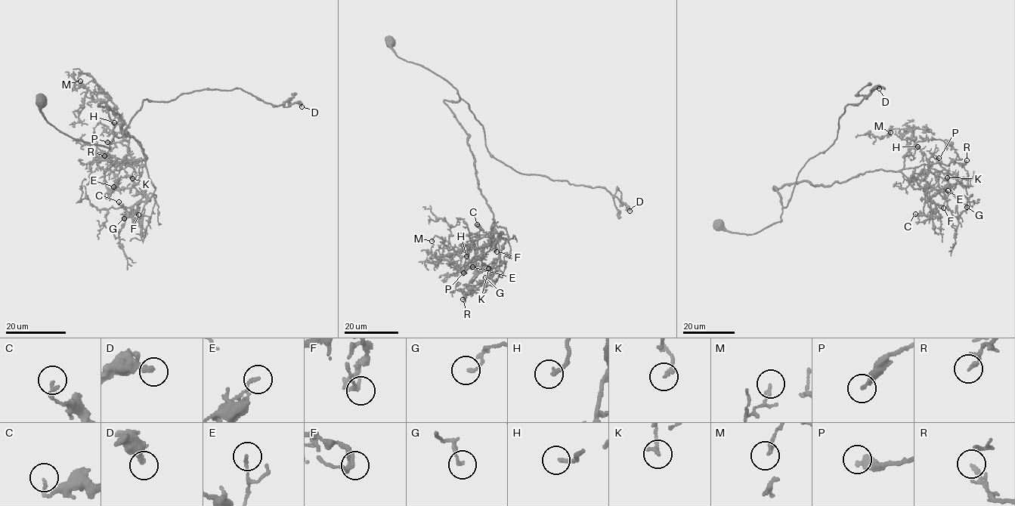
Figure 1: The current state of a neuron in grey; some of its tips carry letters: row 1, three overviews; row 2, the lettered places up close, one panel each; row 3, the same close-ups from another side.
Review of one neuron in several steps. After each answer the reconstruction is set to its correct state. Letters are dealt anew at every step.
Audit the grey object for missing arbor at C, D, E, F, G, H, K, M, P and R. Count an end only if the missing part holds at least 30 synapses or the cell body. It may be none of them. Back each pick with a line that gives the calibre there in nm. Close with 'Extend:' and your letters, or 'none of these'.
D: Thickness 240 nm
H: Thickness 190 nm
Extend: D, H

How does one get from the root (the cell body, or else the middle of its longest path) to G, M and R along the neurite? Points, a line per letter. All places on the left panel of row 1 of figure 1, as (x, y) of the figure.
G: (41, 103), (58, 130), (108, 148), (113, 122), (103, 103), (139, 143), (156, 189), (124, 218)
M: (41, 103), (58, 130), (108, 148), (113, 122), (103, 103), (143, 154), (100, 85), (80, 81)
R: (41, 103), (58, 130), (108, 148), (113, 122), (103, 103), (146, 158), (136, 165), (104, 155)

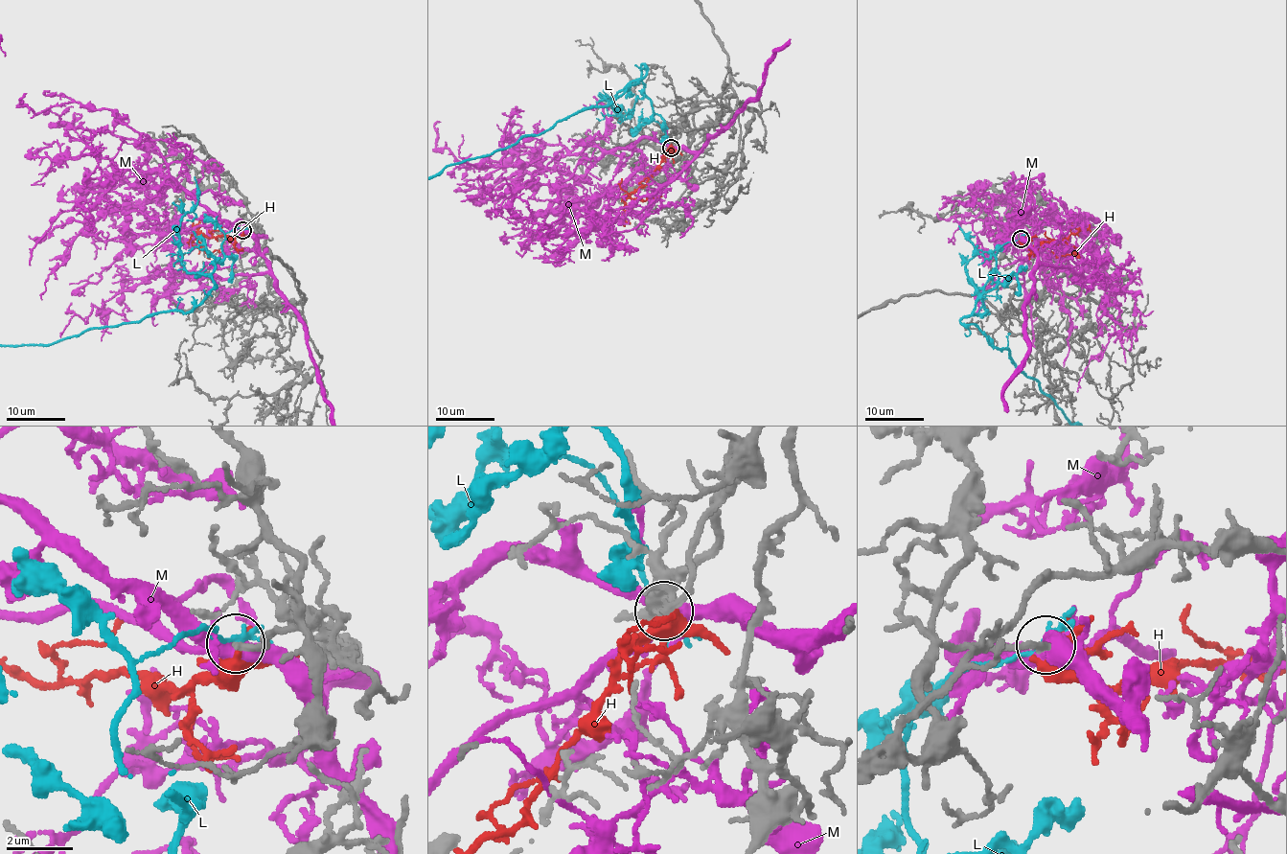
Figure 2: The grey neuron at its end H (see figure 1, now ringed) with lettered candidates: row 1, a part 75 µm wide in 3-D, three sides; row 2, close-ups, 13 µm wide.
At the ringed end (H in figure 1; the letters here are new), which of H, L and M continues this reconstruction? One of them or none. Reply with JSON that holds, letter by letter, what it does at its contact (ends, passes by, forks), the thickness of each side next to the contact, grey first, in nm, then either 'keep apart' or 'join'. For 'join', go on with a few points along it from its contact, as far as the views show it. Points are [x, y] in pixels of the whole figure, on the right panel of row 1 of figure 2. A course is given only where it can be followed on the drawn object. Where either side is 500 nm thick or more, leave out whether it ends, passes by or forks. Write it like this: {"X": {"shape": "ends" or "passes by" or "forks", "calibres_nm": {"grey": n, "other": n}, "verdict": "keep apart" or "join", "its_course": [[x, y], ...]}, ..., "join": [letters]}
{"H": {"shape": "forks", "calibres_nm": {"grey": 200, "other": 400}, "verdict": "join", "its_course": [[1021, 239], [1033, 246], [1045, 242], [1058, 245], [1063, 242], [1077, 257], [1072, 246]]}, "L": {"shape": "forks", "calibres_nm": {"grey": 200, "other": 120}, "verdict": "keep apart"}, "M": {"shape": "forks", "calibres_nm": {"grey": 220, "other": 400}, "verdict": "keep apart"}, "join": ["H"]}

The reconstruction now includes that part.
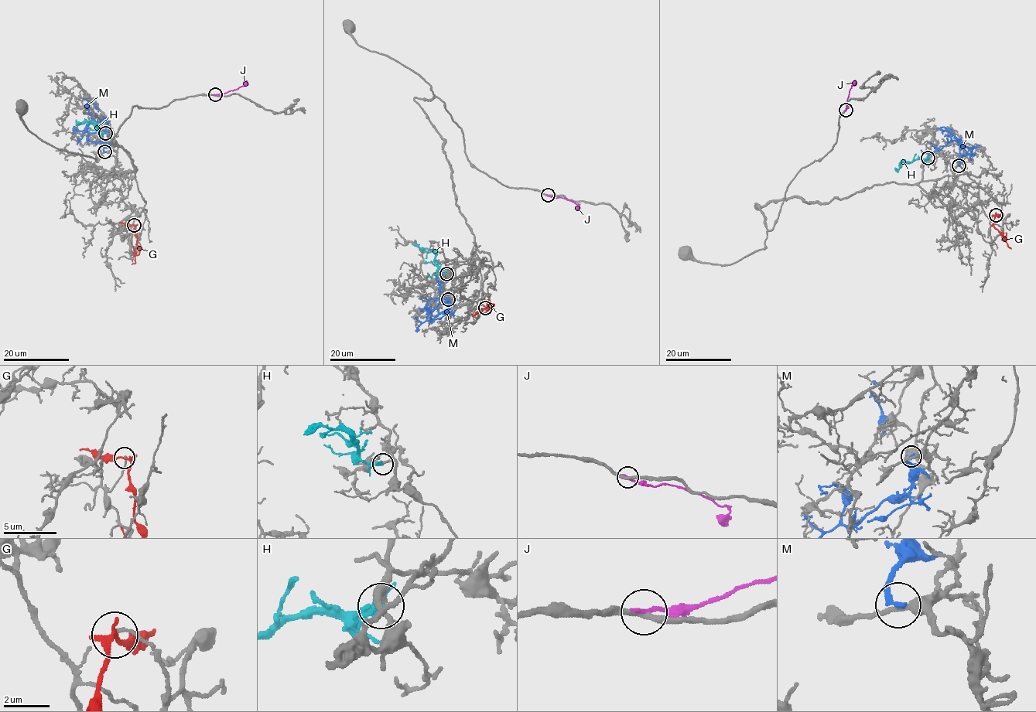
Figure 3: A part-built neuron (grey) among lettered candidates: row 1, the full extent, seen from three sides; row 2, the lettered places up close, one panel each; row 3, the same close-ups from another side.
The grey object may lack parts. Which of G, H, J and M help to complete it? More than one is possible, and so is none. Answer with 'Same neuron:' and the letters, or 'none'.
Same neuron: H

